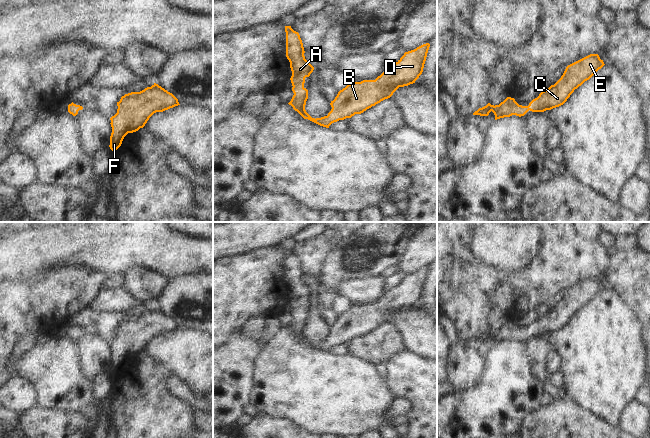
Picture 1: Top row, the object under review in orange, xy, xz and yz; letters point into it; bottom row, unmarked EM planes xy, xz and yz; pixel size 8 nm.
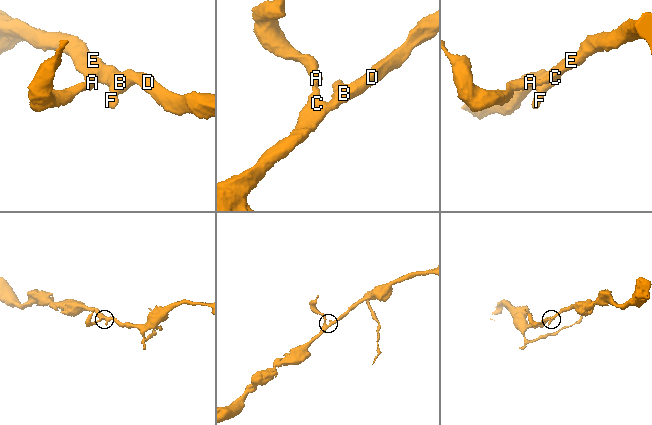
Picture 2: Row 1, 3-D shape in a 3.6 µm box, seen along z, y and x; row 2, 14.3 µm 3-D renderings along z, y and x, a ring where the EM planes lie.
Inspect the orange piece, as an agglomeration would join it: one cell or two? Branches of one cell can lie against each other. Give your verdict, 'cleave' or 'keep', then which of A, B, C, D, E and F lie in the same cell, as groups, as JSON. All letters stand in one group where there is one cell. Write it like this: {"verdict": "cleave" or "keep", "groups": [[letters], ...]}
{"verdict": "keep", "groups": [["A", "B", "C", "D", "E", "F"]]}

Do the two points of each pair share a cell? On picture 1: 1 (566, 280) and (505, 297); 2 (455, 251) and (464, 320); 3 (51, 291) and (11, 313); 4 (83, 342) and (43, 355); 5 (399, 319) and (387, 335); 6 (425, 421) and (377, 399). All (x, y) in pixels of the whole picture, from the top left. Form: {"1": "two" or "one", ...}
{"1": "one", "2": "one", "3": "one", "4": "two", "5": "two", "6": "two"}

